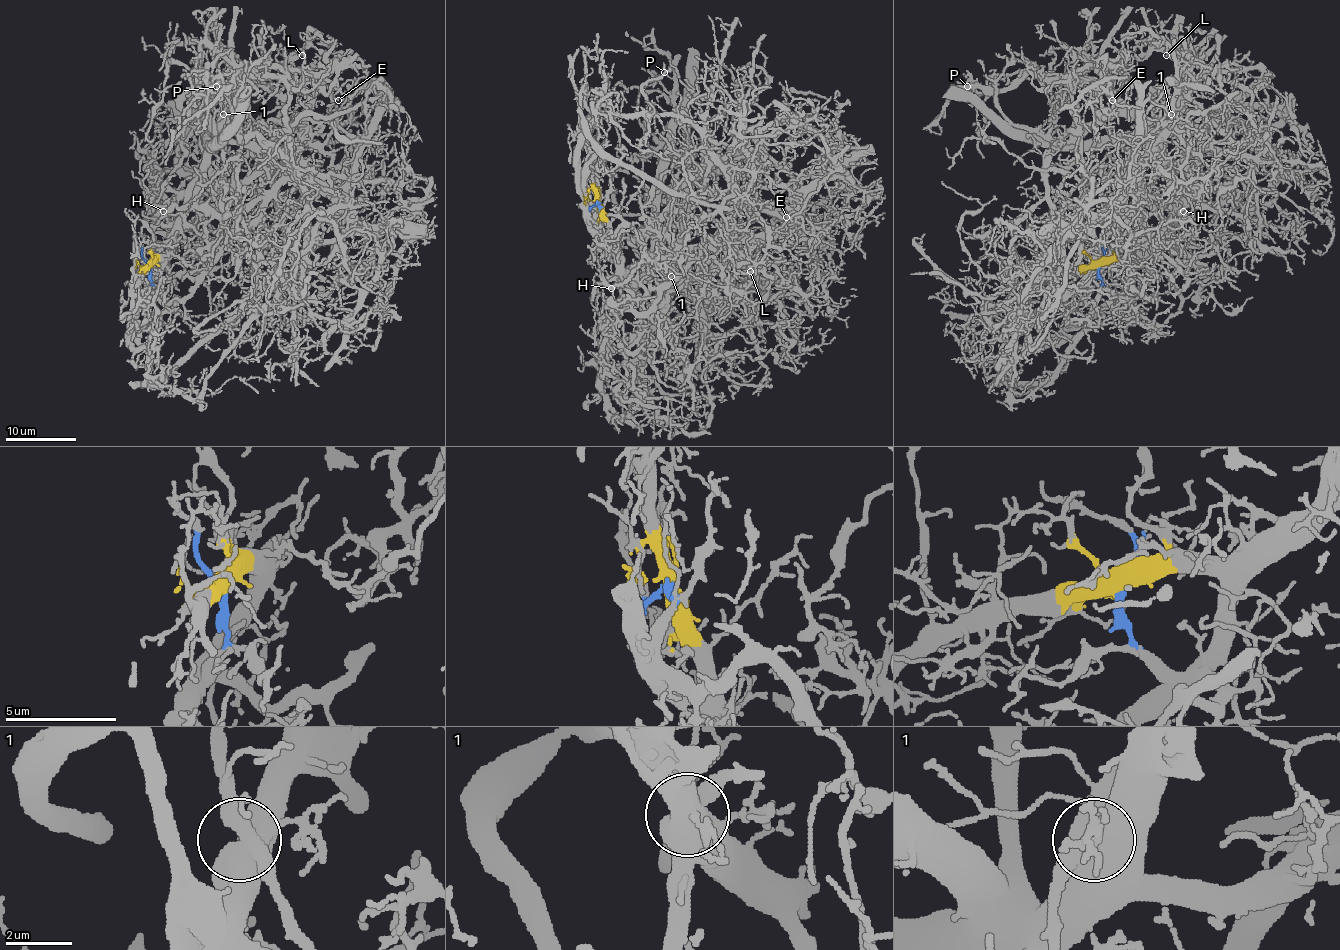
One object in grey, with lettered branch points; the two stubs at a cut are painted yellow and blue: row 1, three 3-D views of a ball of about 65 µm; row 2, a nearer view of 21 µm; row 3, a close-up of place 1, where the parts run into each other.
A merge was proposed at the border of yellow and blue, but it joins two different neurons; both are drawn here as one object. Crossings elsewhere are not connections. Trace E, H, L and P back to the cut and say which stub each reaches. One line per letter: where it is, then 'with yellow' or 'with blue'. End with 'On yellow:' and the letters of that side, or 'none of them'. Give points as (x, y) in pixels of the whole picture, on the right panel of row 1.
E: at (1112, 100); with yellow
H: at (1183, 211); with yellow
L: at (1166, 55); with yellow
P: at (967, 86); with yellow
On yellow: E, H, L, P

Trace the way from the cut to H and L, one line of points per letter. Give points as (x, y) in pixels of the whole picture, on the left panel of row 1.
H: (150, 265), (161, 258), (171, 240), (182, 210), (180, 207), (163, 210)
L: (150, 265), (175, 237), (187, 187), (221, 127), (221, 116), (262, 73), (296, 50), (301, 56)

